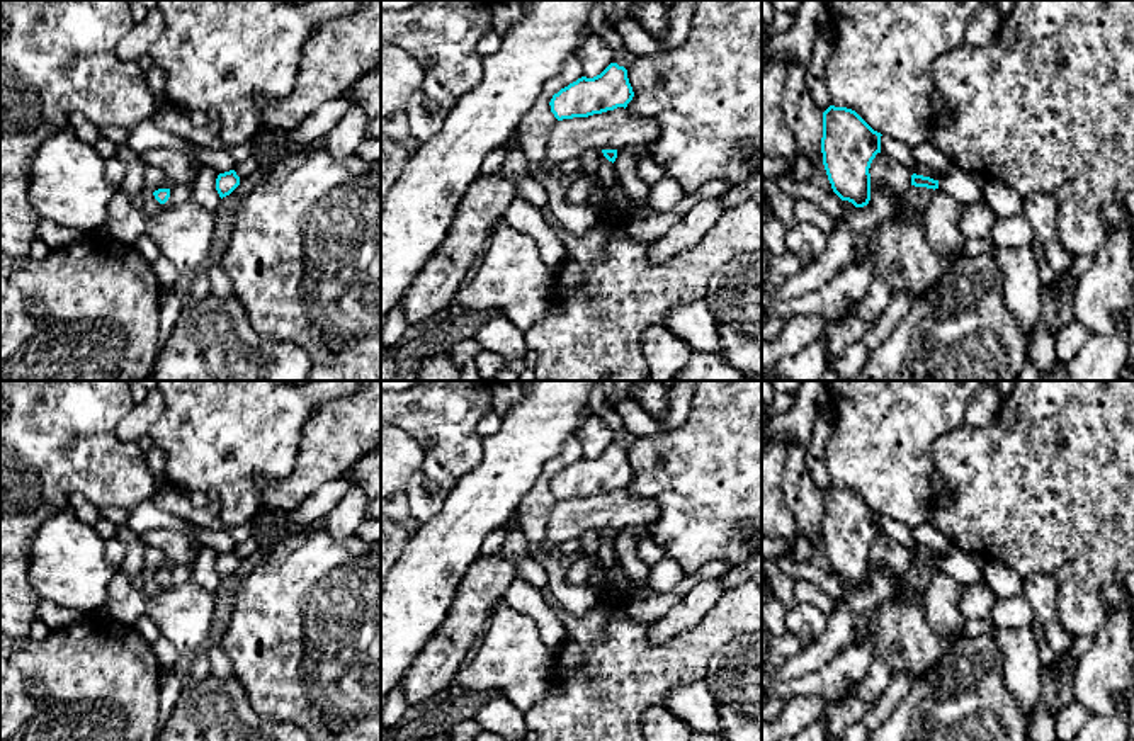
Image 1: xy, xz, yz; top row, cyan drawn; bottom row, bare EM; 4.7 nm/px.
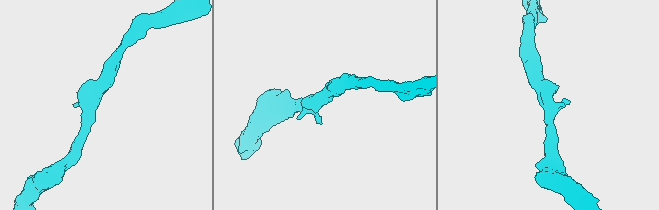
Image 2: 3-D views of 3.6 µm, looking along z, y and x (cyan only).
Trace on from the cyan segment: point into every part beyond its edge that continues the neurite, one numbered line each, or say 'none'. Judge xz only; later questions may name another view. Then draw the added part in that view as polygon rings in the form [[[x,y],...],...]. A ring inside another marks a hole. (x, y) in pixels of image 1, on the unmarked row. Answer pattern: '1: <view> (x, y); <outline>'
none

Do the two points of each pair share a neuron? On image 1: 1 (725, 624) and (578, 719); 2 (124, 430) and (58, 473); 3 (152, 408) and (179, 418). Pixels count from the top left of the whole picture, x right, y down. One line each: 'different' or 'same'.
1: same
2: different
3: different

